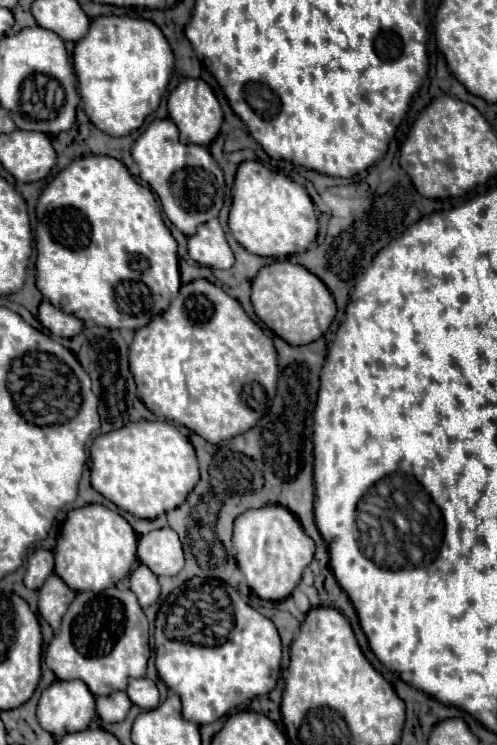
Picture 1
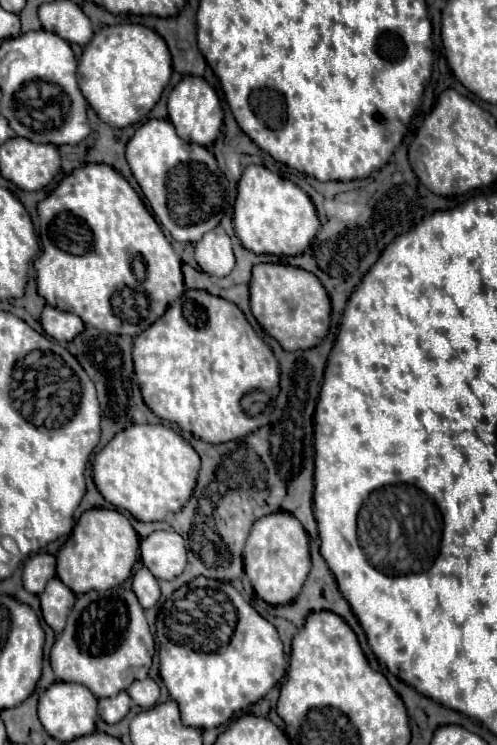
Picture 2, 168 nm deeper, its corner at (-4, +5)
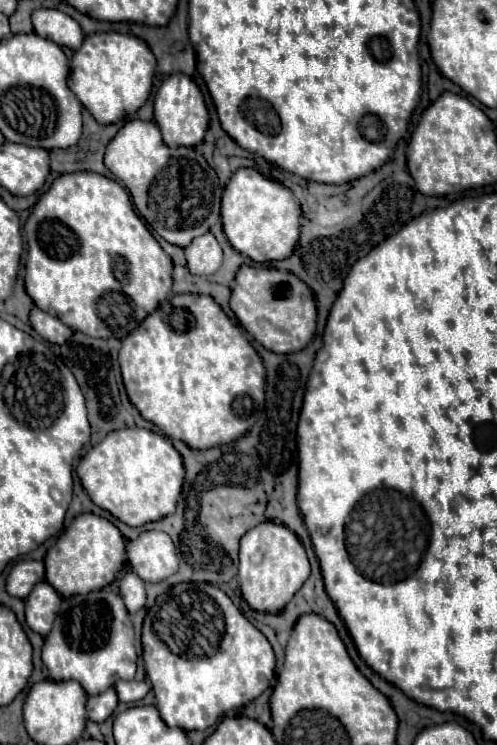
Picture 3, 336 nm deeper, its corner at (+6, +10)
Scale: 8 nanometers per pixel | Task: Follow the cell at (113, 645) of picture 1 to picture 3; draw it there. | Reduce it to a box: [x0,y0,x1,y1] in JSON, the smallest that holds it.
[42,588,138,696]

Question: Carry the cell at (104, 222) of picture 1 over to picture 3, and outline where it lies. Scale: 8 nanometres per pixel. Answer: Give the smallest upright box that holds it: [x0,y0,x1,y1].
[26,172,172,338]

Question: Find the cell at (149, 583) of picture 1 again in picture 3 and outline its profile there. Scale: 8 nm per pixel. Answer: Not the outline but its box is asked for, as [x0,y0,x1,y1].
[120,572,146,614]

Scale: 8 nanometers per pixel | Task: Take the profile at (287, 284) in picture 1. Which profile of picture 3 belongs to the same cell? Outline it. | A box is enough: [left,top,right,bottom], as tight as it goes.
[230,264,316,354]

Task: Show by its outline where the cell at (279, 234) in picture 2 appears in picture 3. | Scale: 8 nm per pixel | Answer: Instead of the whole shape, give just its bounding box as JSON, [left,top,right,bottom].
[222,168,300,262]

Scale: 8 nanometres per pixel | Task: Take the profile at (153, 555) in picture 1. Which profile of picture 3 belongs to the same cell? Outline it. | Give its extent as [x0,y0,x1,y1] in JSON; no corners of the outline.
[128,530,178,582]

